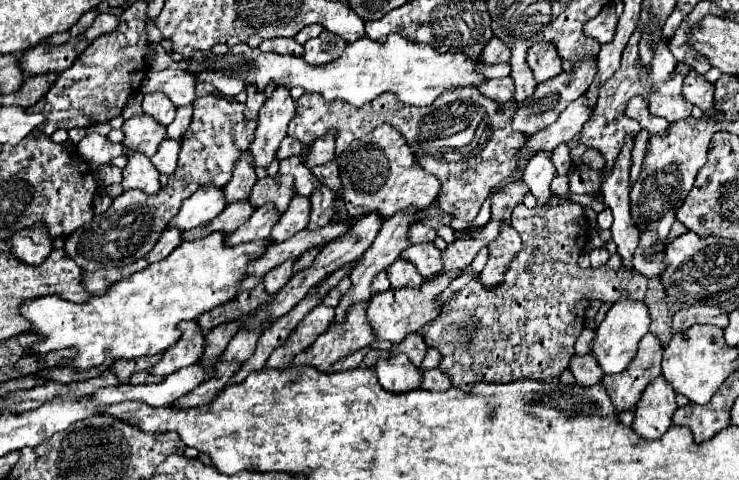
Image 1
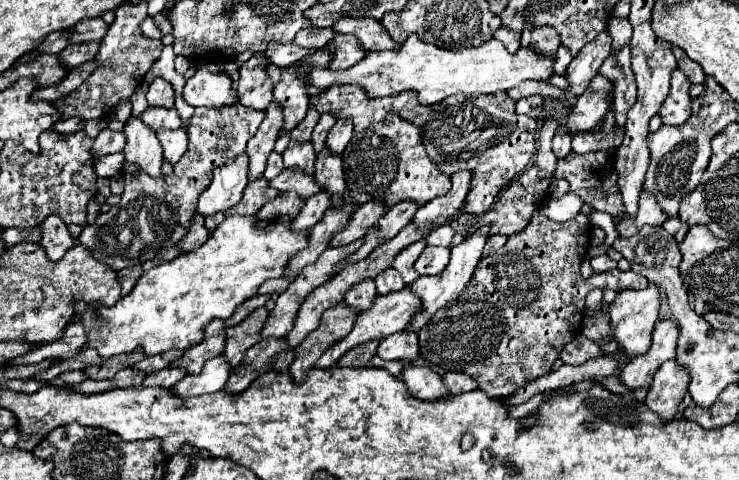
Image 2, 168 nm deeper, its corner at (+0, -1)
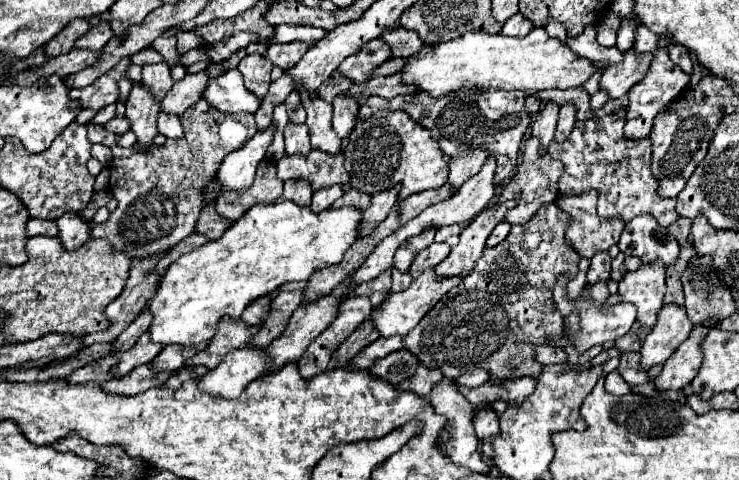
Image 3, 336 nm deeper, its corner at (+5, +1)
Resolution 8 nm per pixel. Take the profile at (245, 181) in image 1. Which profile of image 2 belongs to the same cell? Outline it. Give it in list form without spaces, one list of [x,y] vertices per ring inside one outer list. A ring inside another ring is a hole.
[[[272,102],[266,108],[266,118],[262,120],[258,132],[250,138],[250,142],[246,146],[246,154],[250,156],[250,180],[262,176],[268,154],[274,150],[274,142],[282,130],[282,126],[284,126],[282,106]]]

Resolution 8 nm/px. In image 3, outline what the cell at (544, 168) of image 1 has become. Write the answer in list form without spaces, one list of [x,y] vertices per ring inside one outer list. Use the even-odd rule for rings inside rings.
[[[547,102],[533,122],[531,136],[541,140],[541,154],[547,152],[547,146],[553,140],[553,132],[555,132],[555,124],[557,124],[557,112],[559,112],[559,106],[555,102]]]

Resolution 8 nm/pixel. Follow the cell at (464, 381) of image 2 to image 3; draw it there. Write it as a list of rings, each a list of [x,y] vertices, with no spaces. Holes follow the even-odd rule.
[[[473,370],[473,372],[467,372],[467,374],[459,376],[455,382],[457,382],[457,386],[469,386],[469,388],[473,388],[473,386],[485,384],[487,380],[489,380],[489,374],[485,370]]]

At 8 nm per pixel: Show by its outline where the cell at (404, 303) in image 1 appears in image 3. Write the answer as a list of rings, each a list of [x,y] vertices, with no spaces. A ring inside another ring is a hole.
[[[509,200],[505,204],[499,204],[499,206],[489,206],[485,208],[479,216],[475,216],[471,220],[469,226],[463,228],[463,232],[459,234],[459,244],[455,248],[451,248],[451,254],[435,266],[435,272],[439,278],[465,278],[477,258],[483,254],[485,250],[485,240],[489,238],[491,230],[505,218],[505,212],[509,208],[513,208],[517,202],[515,200]]]

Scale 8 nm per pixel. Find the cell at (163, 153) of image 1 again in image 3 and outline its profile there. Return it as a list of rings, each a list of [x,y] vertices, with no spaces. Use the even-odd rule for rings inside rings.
[[[159,114],[157,116],[157,128],[159,128],[159,134],[163,134],[165,138],[171,138],[171,140],[177,140],[183,136],[183,128],[181,128],[181,122],[177,116]]]

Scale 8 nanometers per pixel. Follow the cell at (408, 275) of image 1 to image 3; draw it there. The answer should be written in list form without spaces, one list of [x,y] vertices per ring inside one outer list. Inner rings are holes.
[[[429,228],[429,230],[421,232],[419,236],[409,238],[409,240],[395,252],[395,262],[393,262],[393,266],[395,266],[397,270],[401,270],[401,272],[409,272],[409,266],[411,266],[413,258],[433,242],[433,236],[435,236],[435,228]]]

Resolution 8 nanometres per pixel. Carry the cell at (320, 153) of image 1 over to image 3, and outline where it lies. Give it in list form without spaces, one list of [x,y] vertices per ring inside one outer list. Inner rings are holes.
[[[337,96],[333,100],[333,130],[345,138],[357,124],[357,110],[359,104],[351,98],[345,96]]]

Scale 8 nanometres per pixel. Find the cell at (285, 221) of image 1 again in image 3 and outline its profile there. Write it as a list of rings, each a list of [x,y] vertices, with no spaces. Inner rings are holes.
[[[327,186],[327,188],[321,188],[321,190],[315,190],[313,192],[313,202],[311,202],[311,210],[313,212],[321,212],[321,210],[327,210],[331,208],[331,204],[343,196],[343,188],[341,186]]]

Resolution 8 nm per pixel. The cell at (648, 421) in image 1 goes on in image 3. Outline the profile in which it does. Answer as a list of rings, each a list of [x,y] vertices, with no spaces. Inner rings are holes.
[[[695,324],[689,338],[663,364],[661,374],[655,378],[657,392],[681,390],[697,376],[701,360],[703,360],[699,344],[701,344],[703,336],[707,334],[707,328],[709,326],[705,326],[705,324]]]

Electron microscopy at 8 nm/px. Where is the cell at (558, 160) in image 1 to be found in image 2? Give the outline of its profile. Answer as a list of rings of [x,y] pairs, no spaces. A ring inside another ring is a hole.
[[[560,128],[554,136],[554,154],[558,158],[564,158],[566,154],[570,154],[570,140],[572,140],[572,134],[568,134],[564,128]]]

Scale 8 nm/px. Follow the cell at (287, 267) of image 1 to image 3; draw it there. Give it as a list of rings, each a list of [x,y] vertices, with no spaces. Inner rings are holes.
[[[347,190],[335,204],[333,204],[333,208],[343,208],[343,206],[351,206],[351,208],[357,208],[359,212],[363,212],[367,206],[369,206],[369,200],[371,200],[371,196],[367,196],[367,194],[361,194],[361,192],[357,192],[357,190]]]

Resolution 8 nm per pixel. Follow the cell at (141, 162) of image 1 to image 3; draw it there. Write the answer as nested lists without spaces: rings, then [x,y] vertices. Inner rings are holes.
[[[133,84],[133,90],[125,102],[125,118],[131,122],[131,130],[137,136],[137,148],[141,152],[149,152],[153,138],[159,134],[155,120],[159,114],[159,104],[151,98],[143,84]]]

